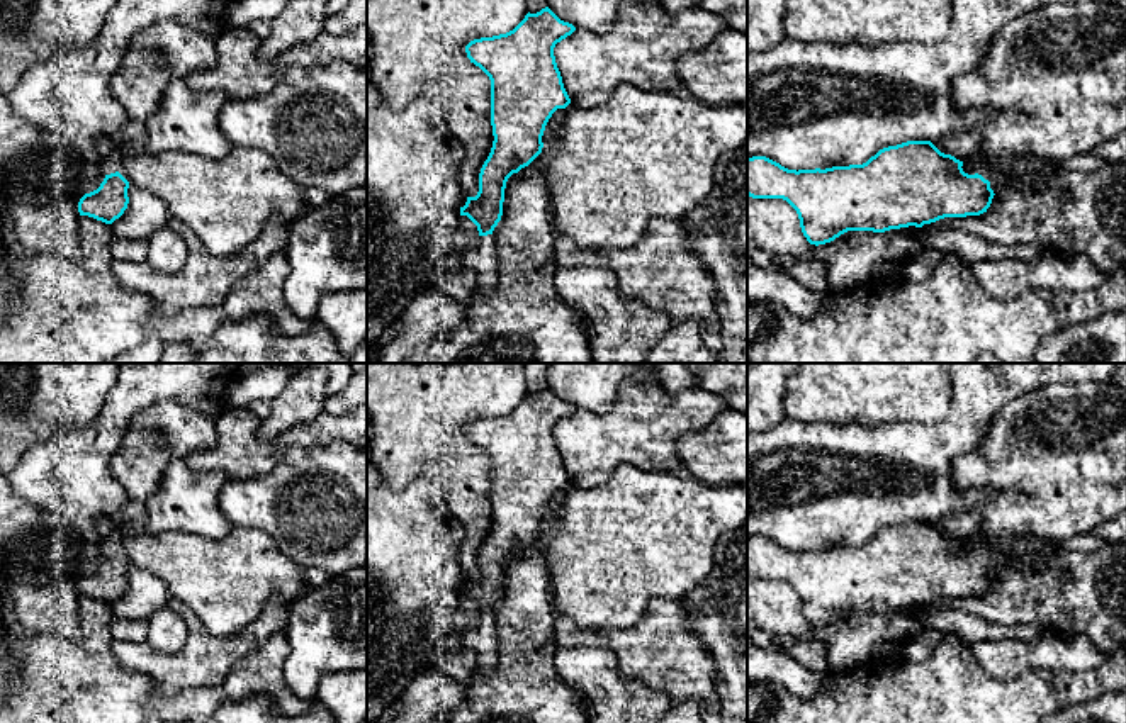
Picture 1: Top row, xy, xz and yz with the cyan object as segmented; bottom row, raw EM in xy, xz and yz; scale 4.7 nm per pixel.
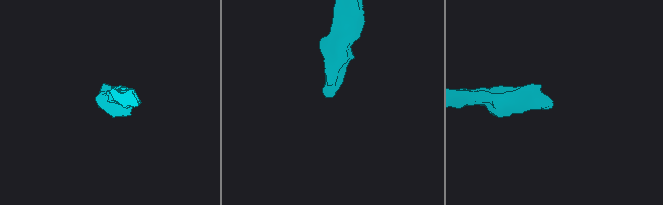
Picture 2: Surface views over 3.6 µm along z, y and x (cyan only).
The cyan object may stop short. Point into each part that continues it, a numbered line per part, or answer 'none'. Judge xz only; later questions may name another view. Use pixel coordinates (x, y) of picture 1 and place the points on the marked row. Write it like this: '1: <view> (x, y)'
1: xz (483, 258)

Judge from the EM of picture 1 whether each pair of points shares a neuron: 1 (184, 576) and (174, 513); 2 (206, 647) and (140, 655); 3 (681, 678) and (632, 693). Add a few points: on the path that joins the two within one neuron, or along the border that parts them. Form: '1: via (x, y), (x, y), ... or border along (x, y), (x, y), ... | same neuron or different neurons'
1: border along (145, 530), (153, 535), (197, 533), (216, 540) | different neurons
2: via (189, 662), (157, 662) | same neuron
3: border along (617, 666), (625, 678), (663, 691), (673, 705) | different neurons

